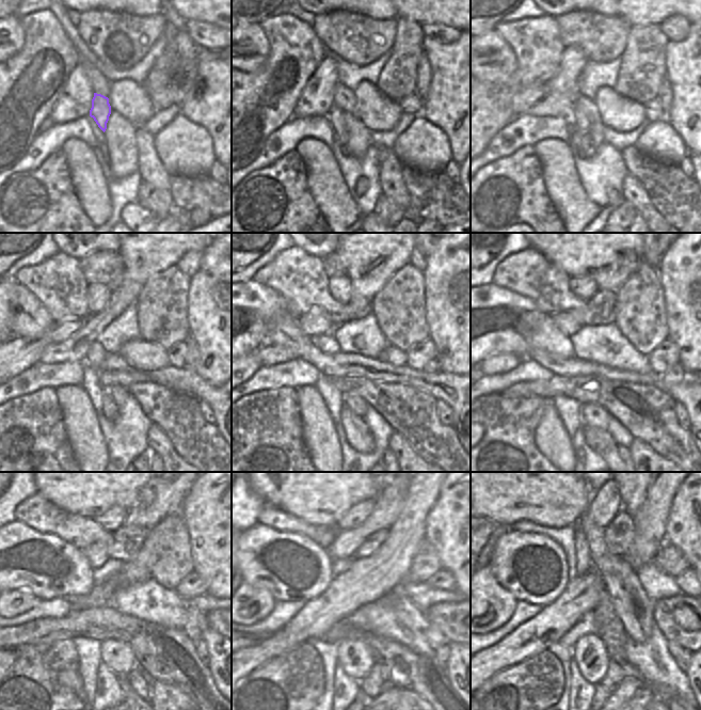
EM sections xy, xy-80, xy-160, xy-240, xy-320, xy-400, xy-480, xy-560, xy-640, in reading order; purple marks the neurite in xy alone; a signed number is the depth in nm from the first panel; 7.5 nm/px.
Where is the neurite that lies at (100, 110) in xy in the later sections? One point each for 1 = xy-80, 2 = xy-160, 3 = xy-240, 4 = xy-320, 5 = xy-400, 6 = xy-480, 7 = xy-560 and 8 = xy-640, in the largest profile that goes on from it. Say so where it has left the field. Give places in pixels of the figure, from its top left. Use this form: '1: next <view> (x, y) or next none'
1: next xy-80 (335, 116)
2: next xy-160 (587, 150)
3: next xy-240 (110, 410)
4: next xy-320 (357, 435)
5: next xy-400 (600, 441)
6: next xy-480 (124, 683)
7: next none
8: next none

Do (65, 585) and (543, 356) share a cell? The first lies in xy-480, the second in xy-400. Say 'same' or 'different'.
different

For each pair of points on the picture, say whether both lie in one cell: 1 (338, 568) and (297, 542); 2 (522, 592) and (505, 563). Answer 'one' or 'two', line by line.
1: two
2: one

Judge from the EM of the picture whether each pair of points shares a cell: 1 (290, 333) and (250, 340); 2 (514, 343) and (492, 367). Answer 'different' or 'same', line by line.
1: different
2: different

